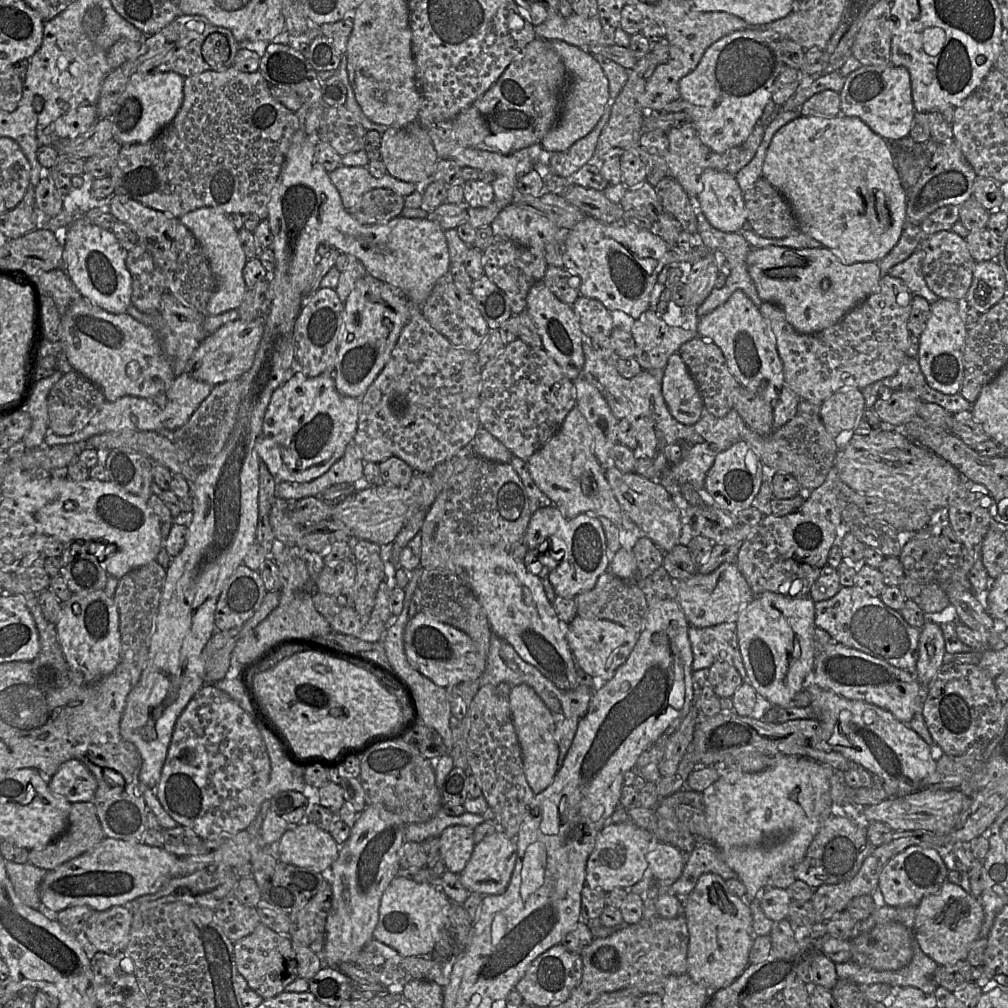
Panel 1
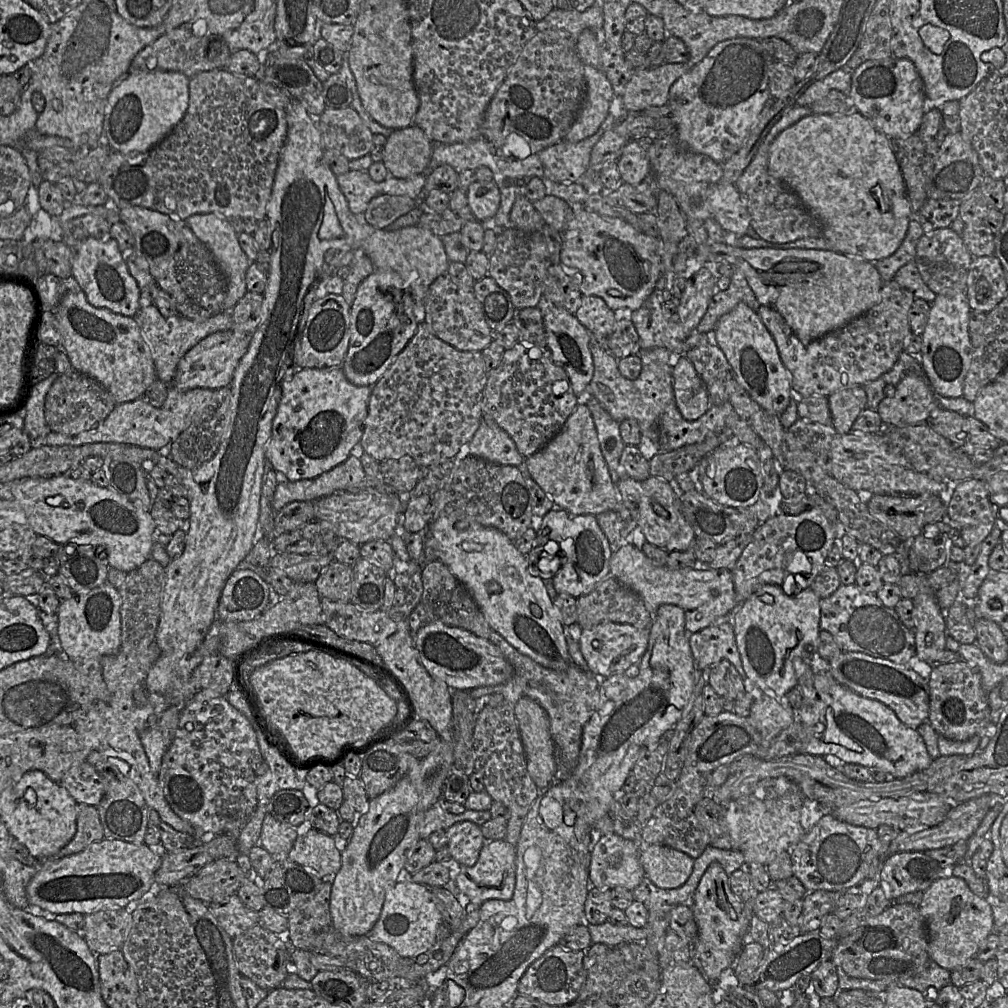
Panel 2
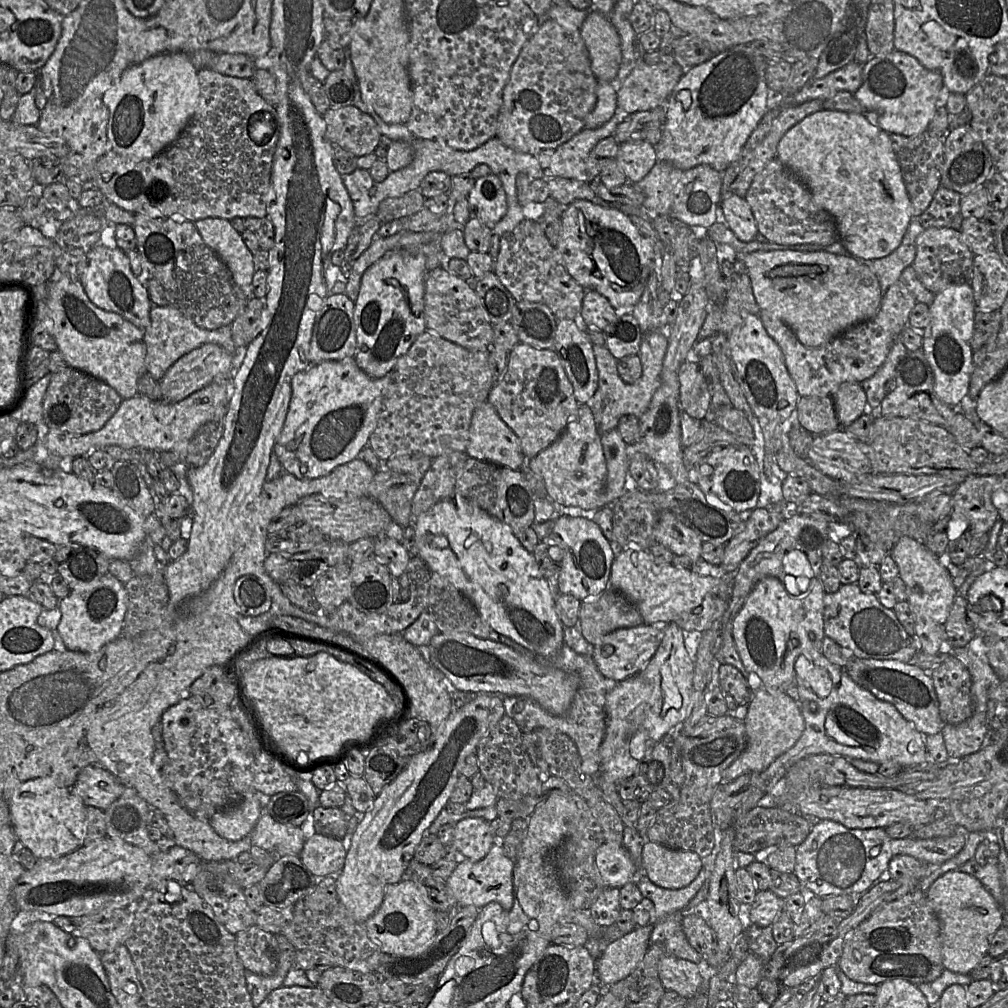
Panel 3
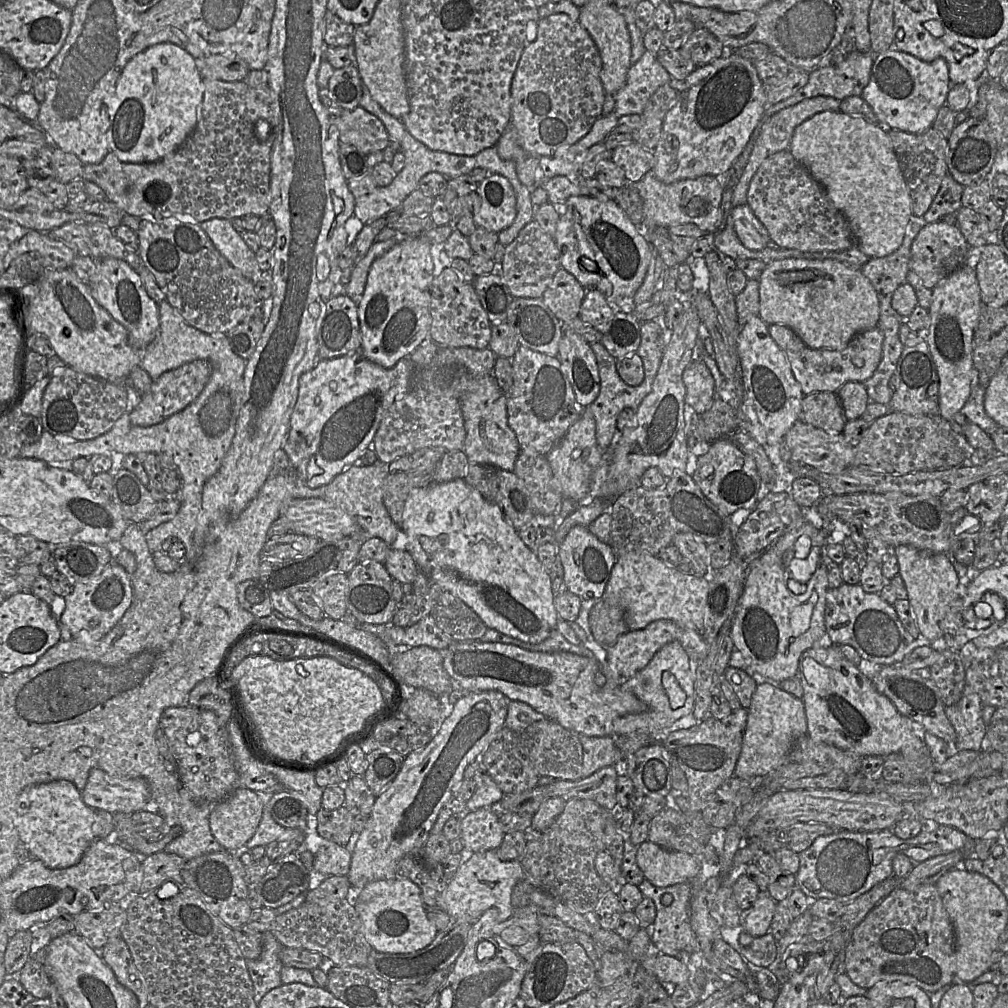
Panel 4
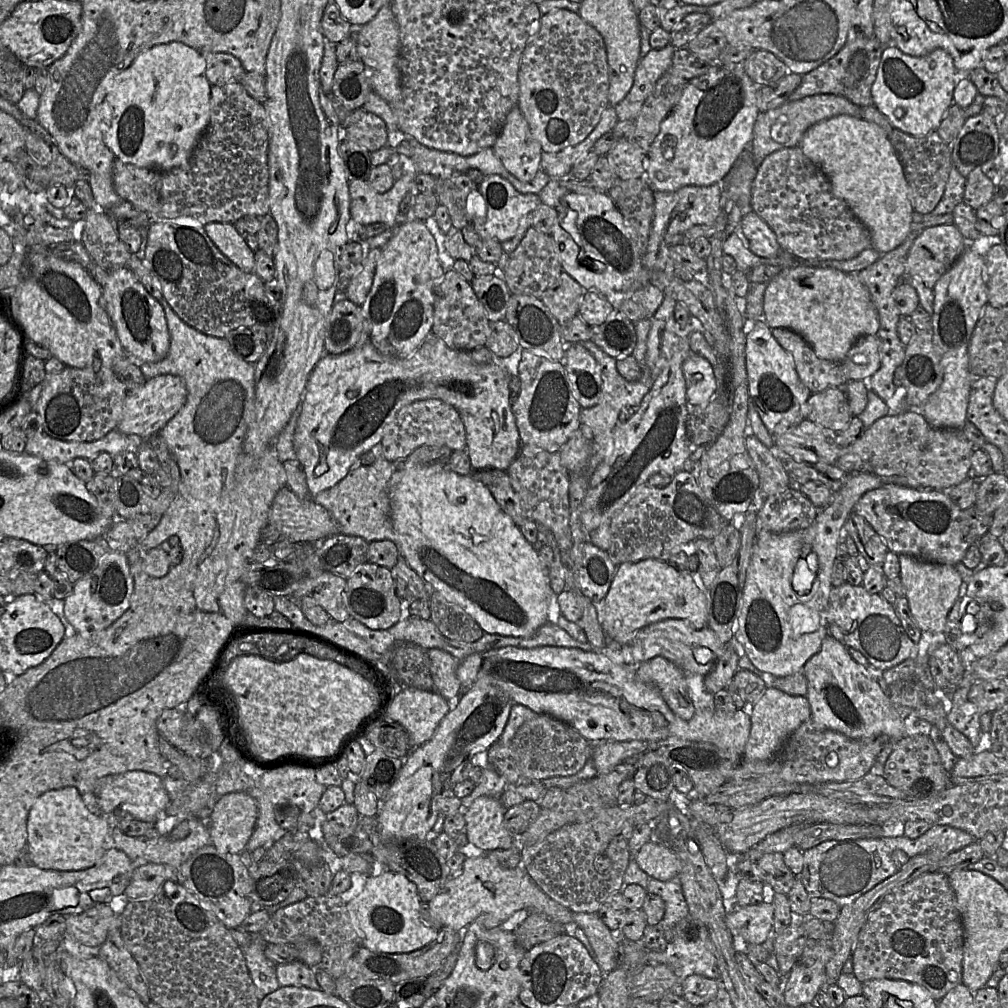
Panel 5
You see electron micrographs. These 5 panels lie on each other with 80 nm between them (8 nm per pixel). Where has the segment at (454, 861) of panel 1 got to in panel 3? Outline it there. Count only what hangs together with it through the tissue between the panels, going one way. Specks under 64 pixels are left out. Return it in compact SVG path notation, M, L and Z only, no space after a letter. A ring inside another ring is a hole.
M464 818L455 824L453 844L467 860L482 860L497 841L490 822L483 818Z

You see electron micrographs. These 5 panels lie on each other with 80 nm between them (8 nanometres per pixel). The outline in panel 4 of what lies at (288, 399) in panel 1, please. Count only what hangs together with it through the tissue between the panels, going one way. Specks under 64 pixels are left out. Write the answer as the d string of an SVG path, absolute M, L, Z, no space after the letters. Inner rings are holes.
M360 350L337 358L319 359L313 369L302 374L297 402L290 418L290 429L283 444L298 479L310 488L318 488L329 484L354 464L372 446L390 407L409 390L411 375L412 362L409 357L400 359L387 369L368 360Z

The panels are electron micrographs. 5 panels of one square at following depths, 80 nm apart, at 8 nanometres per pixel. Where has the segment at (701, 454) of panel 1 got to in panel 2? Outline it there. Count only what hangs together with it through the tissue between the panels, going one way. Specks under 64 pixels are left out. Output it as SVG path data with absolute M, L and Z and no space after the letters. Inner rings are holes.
M589 346L594 374L589 384L590 393L601 403L617 422L624 419L635 420L642 436L657 441L660 452L670 452L678 448L702 442L708 434L721 433L727 429L726 419L734 411L729 401L721 405L710 404L708 410L695 421L685 420L677 408L673 393L672 354L665 348L641 349L641 372L634 380L621 375L618 359L600 347Z

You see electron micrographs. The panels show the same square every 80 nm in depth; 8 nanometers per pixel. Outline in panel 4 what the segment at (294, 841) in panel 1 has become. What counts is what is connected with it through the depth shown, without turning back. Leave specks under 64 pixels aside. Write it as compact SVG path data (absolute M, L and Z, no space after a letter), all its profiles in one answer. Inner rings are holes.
M328 840L314 855L313 870L316 875L347 876L351 865L352 853L345 846Z

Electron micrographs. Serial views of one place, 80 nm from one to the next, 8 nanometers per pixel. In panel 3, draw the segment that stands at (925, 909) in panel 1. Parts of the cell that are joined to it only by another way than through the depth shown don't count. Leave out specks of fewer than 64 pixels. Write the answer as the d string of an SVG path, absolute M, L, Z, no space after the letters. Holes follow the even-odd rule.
M949 871L939 876L927 890L926 898L940 923L944 969L970 974L987 954L995 932L1003 926L1001 905L978 879L960 871Z

